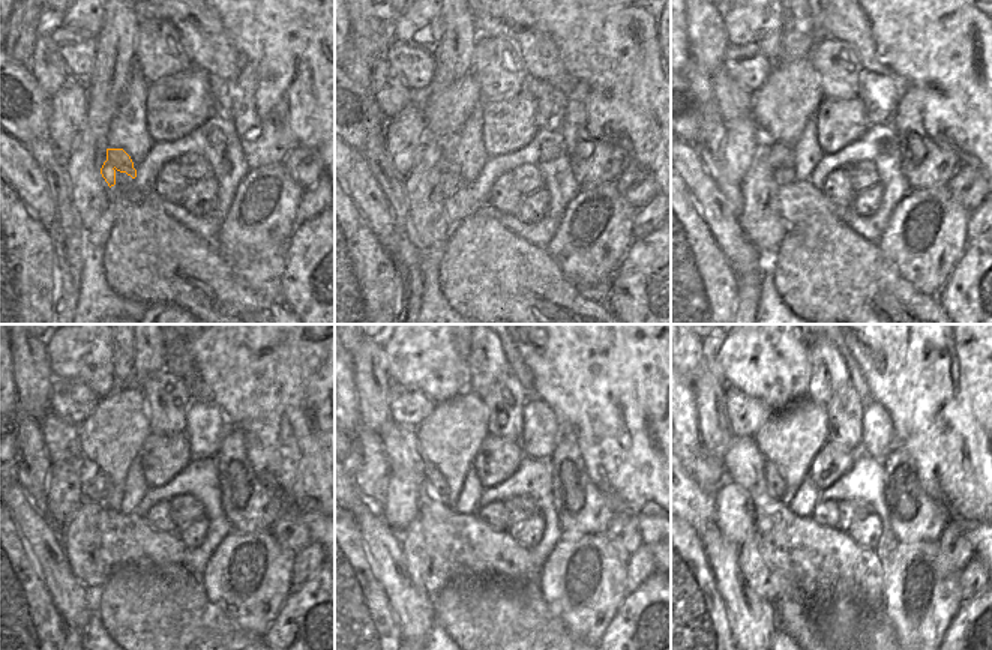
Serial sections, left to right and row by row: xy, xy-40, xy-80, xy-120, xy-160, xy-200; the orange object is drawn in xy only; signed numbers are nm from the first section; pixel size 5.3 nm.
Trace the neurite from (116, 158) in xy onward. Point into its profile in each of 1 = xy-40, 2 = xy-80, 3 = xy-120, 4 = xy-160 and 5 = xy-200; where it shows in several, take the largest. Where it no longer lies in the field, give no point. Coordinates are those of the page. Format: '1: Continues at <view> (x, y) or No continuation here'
1: Continues at xy-40 (449, 156)
2: Continues at xy-80 (779, 156)
3: Continues at xy-120 (99, 485)
4: Continues at xy-160 (437, 485)
5: Continues at xy-200 (775, 482).

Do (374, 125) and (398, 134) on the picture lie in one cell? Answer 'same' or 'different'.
different

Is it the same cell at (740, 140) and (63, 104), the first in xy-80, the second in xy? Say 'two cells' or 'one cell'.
one cell

